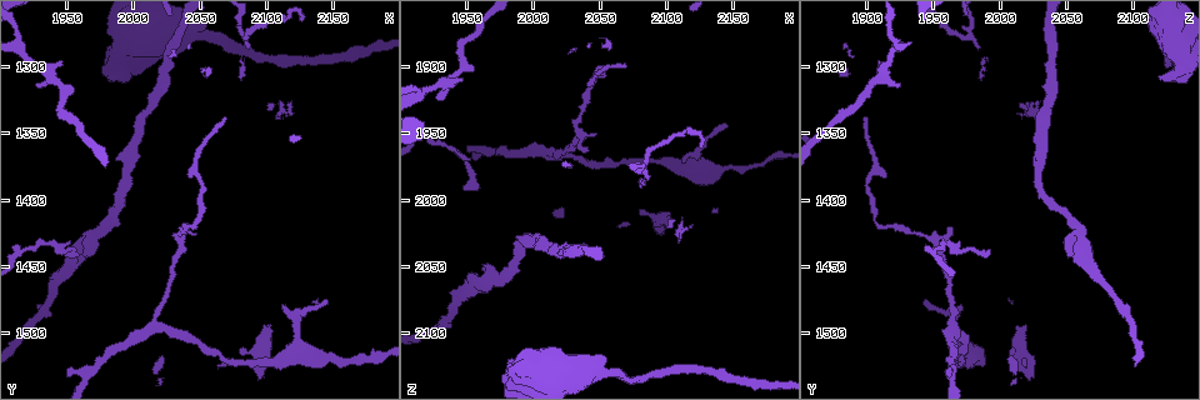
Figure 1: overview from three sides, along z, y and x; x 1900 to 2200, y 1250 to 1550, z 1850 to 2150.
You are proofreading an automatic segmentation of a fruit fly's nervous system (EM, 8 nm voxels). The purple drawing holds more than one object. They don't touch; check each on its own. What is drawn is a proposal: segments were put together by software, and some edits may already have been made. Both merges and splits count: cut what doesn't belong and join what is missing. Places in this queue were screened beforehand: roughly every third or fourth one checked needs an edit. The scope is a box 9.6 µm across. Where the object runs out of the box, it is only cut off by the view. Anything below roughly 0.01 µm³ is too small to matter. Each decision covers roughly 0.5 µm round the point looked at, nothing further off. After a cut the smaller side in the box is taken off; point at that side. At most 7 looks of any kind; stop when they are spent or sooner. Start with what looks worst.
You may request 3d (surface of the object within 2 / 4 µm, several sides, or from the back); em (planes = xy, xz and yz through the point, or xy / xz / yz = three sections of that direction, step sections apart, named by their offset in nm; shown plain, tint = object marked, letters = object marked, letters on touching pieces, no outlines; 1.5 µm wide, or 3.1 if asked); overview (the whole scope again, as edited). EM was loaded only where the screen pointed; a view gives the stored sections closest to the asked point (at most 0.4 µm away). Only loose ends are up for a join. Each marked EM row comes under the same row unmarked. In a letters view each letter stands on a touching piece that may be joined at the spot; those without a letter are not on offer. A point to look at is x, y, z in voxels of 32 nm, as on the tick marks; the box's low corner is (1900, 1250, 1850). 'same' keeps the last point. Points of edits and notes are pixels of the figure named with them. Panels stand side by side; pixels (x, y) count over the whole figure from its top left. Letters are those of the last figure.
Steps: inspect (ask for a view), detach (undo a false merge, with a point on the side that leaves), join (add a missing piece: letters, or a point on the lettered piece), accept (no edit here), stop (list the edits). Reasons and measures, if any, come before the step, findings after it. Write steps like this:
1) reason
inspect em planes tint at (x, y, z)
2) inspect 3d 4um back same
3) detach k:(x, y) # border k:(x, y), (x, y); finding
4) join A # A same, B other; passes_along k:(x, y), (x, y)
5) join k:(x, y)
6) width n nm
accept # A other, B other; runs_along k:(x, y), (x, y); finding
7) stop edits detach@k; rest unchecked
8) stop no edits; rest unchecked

branch stops here
inspect 3d 4um at (1964, 1440, 2052)

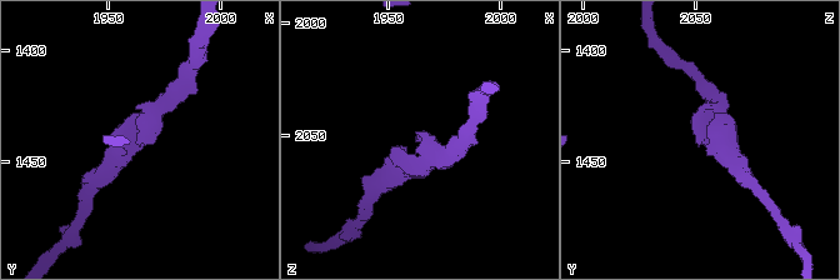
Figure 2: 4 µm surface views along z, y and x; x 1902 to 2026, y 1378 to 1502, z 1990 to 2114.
shape alone is not enough
inspect em xz step 8 letters at (1963, 1443, 2051)

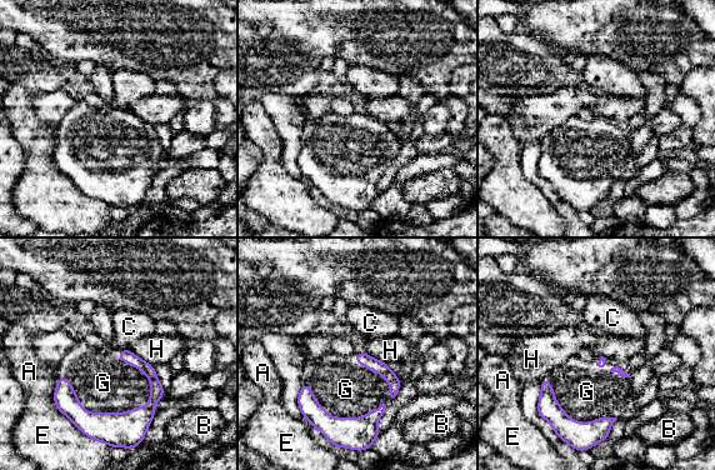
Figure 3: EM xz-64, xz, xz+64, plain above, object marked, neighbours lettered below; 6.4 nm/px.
join G # A other, B other, C other, E other, G same, H other; the neuron continues

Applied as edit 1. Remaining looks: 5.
inspect overview

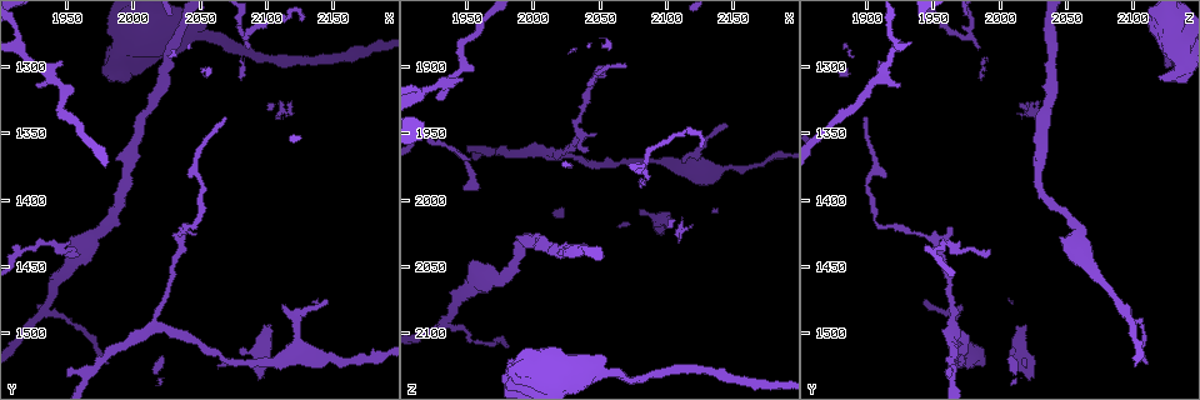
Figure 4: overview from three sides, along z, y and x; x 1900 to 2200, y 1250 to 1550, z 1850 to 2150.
an open end
inspect em planes letters at (1930, 1316, 1926)

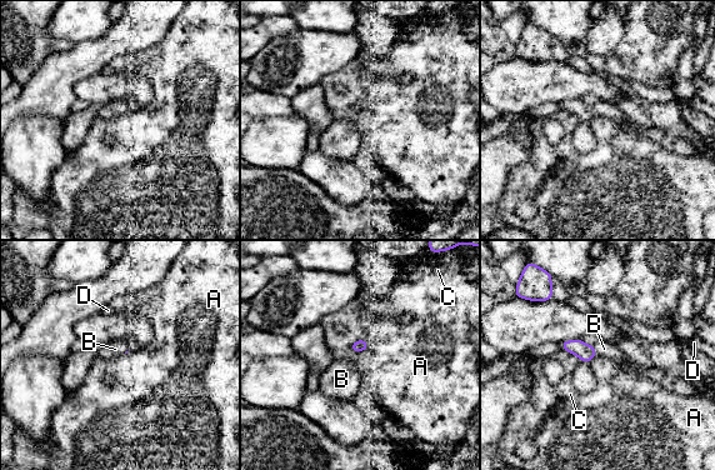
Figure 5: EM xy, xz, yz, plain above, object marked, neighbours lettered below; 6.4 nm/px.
join B # A other, B same, C other, D other; the neuron continues

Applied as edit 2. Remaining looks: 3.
stop edits join@3, join@5; rest unchecked

